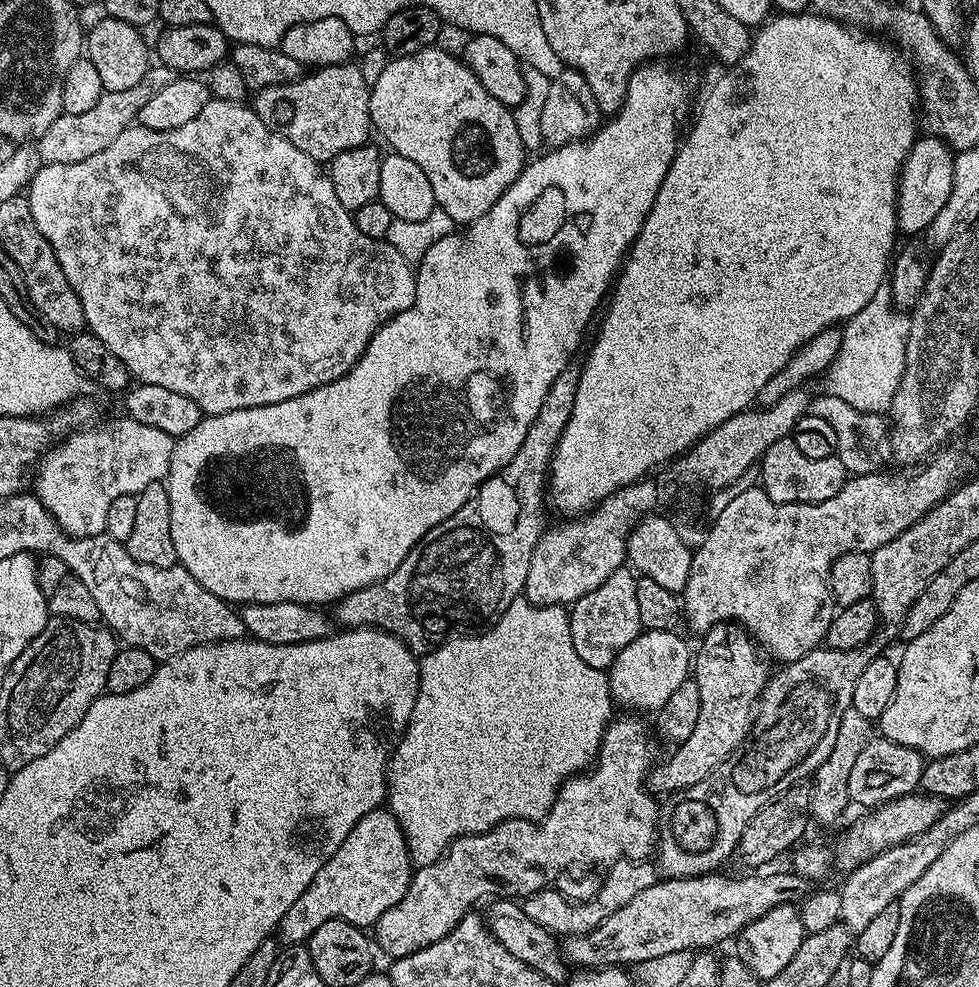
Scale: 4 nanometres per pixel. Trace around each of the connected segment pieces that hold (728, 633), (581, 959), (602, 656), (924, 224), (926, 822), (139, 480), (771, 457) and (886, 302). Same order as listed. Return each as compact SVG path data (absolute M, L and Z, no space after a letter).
M736 622L716 624L703 633L700 653L694 656L694 679L702 707L698 722L686 742L675 745L664 761L648 773L646 787L653 794L680 794L685 788L702 782L752 730L756 702L768 682L770 668L760 657L761 649L747 628Z
M785 870L785 872L772 872L769 876L760 876L764 874L744 874L741 880L735 880L732 876L716 876L720 874L705 874L703 876L686 876L683 878L660 878L656 883L646 886L646 890L642 890L638 894L634 894L634 898L630 898L630 902L626 902L626 906L622 906L622 910L614 910L614 914L610 914L610 918L606 918L606 922L602 922L598 926L594 926L594 930L590 930L586 934L574 934L573 936L565 936L562 940L562 955L569 965L578 964L578 968L582 970L599 970L609 966L635 966L646 962L650 958L662 958L662 954L674 954L674 950L682 950L683 952L692 952L693 950L712 950L723 940L739 937L740 932L750 922L754 922L758 918L762 918L762 914L766 914L766 910L774 910L774 906L782 906L799 901L801 897L809 891L809 881L803 879L796 872Z
M627 567L619 568L602 582L602 586L590 590L590 594L578 598L570 606L570 638L586 666L611 668L614 658L618 658L618 654L622 654L622 650L640 636L636 582L637 577Z
M921 135L910 150L900 171L900 191L896 205L896 226L901 233L916 236L927 233L938 218L938 210L946 206L950 190L954 186L954 152L936 136Z
M917 790L914 792L911 792L910 794L906 794L905 796L902 796L900 798L894 798L890 802L886 802L885 804L879 804L877 808L865 811L863 814L860 814L860 817L857 818L856 821L853 822L852 825L849 826L848 829L845 830L844 833L841 834L840 836L840 841L837 842L836 848L834 847L834 864L835 867L838 869L839 867L841 868L841 873L847 874L849 872L853 872L857 866L860 864L863 864L864 861L869 860L870 858L874 858L878 854L882 854L886 850L890 850L894 846L898 846L902 842L906 842L910 838L918 838L918 834L924 833L925 830L930 830L930 826L934 826L934 822L938 822L938 818L942 813L946 811L946 804L945 801L942 800L938 796L930 796L925 794L923 791Z
M121 418L109 424L99 424L70 432L59 442L53 443L40 457L34 472L34 494L70 536L101 535L106 526L110 502L119 496L137 497L142 490L146 490L146 486L161 483L167 477L170 454L176 445L176 440L170 434L162 434L162 430L154 430L154 426L142 426L142 422Z
M790 438L774 442L770 450L766 450L758 461L760 468L759 487L774 502L779 504L817 504L826 502L826 498L834 498L838 490L842 490L844 481L849 479L850 474L844 468L844 463L836 455L830 458L806 458L794 446Z
M885 286L854 314L843 325L841 331L841 348L837 356L833 358L832 364L823 373L822 380L826 387L827 395L834 398L842 398L854 410L863 412L887 413L894 402L894 394L898 394L898 386L902 382L902 374L906 370L906 338L910 334L910 316L907 311L896 307L892 302L891 287Z

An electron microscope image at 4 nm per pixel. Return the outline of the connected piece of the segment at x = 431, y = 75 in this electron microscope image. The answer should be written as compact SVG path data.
M431 46L418 50L417 53L408 57L398 57L389 59L389 64L377 74L376 80L370 84L370 114L372 115L373 129L389 144L391 151L395 155L402 158L410 158L410 162L418 162L418 166L422 166L422 174L426 174L426 179L430 182L430 190L434 190L434 198L438 207L446 210L446 214L450 214L450 218L460 226L467 226L473 220L482 218L482 214L486 214L486 210L490 210L490 206L494 206L494 202L498 202L498 198L502 198L502 194L512 185L517 178L520 177L521 170L524 169L526 157L524 157L524 140L520 137L520 128L516 125L513 109L507 108L502 102L498 102L498 98L494 98L490 94L490 90L486 90L486 86L482 86L482 82L477 76L466 67L463 59L459 55L451 56L448 52L443 52L439 46Z

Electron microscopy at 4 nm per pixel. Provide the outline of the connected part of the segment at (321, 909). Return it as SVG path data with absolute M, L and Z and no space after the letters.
M381 806L370 810L366 818L362 818L346 834L346 842L334 850L334 854L314 874L314 882L302 890L302 895L294 901L294 906L282 914L282 922L278 929L278 940L281 945L304 944L322 926L322 922L345 920L354 926L368 930L390 910L406 894L412 881L414 865L406 838L402 834L402 826L398 818Z

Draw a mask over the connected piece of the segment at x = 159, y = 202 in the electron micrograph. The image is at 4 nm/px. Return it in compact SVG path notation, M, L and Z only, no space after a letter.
M209 99L208 104L202 106L202 114L198 114L198 118L193 118L191 122L186 122L174 130L150 130L139 126L127 128L122 130L122 134L118 134L118 138L114 138L114 142L110 142L110 146L106 146L106 150L98 150L94 158L86 158L82 162L69 164L44 164L33 174L32 182L26 189L30 212L34 214L34 222L38 222L38 230L42 230L42 236L46 238L46 242L50 242L58 258L58 266L62 266L62 274L66 274L70 286L74 286L74 294L78 294L78 302L82 302L82 314L87 331L95 334L105 344L106 350L111 350L115 357L122 360L129 377L135 378L141 384L166 386L166 390L175 390L177 394L186 394L186 398L194 398L194 402L198 402L204 416L217 416L226 414L230 410L246 410L254 406L270 406L274 402L286 402L286 398L298 398L298 394L306 394L318 386L326 386L342 378L356 365L372 335L387 320L394 319L398 314L402 314L402 310L411 306L416 293L416 274L410 261L402 258L402 254L398 254L398 250L394 250L394 246L390 246L387 240L366 238L366 234L362 234L362 230L354 226L352 213L346 210L346 206L342 206L342 202L338 202L328 173L318 161L310 158L310 154L302 154L302 150L298 150L298 146L292 145L291 142L286 142L286 138L274 134L274 130L270 130L270 126L266 126L266 122L258 118L255 107L248 105L247 108L246 105L247 103L244 102L222 102Z

